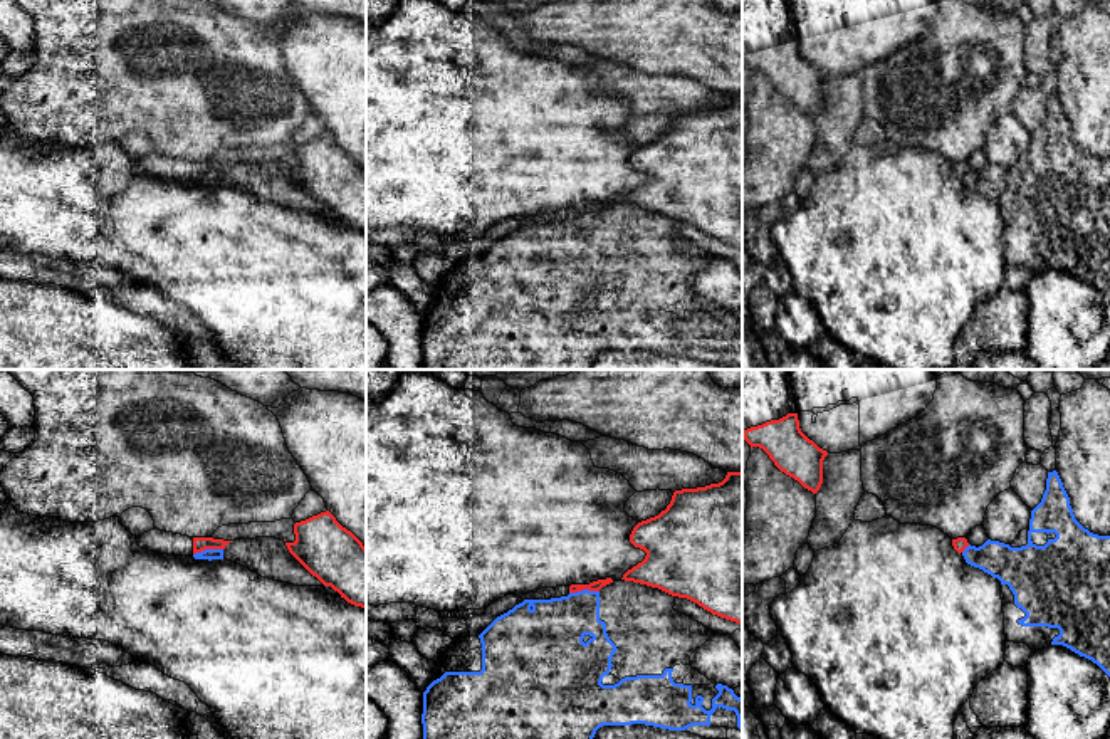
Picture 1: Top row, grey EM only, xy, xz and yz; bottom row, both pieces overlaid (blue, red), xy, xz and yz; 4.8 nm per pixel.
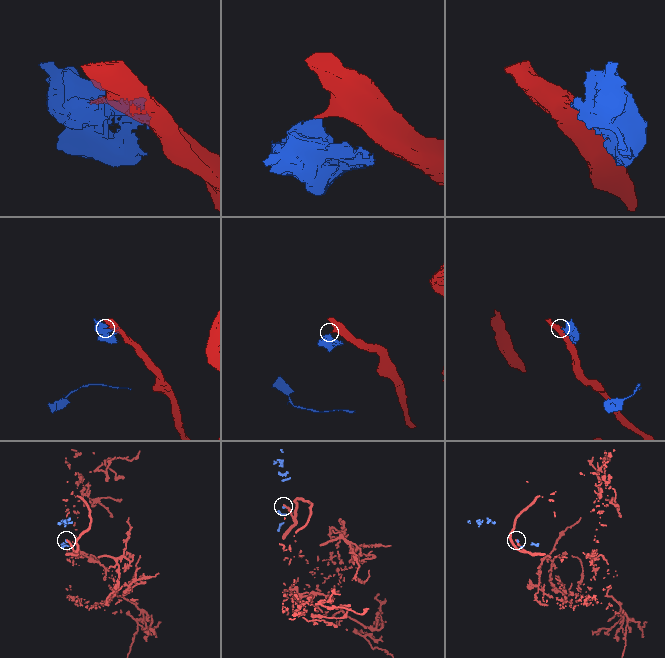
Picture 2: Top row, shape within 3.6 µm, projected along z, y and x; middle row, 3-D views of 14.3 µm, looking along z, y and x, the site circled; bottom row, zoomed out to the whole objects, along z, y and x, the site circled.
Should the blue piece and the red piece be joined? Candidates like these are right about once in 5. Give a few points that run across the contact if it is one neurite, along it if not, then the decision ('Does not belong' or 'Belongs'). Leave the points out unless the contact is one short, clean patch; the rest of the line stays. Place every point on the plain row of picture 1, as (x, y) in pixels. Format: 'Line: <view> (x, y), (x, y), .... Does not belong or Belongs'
Line: xy (222, 172), (205, 172), (193, 178). Does not belong

